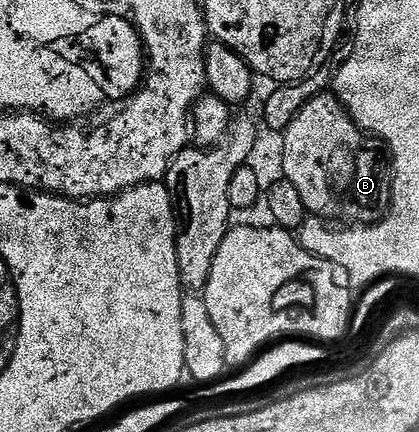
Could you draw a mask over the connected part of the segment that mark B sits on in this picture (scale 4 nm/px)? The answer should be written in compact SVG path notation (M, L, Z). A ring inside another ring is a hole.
M332 91L320 92L287 126L281 144L281 168L284 179L299 190L303 206L309 216L320 216L326 222L340 222L345 226L368 226L377 223L389 211L393 193L391 157L384 144L370 136L352 118Z

